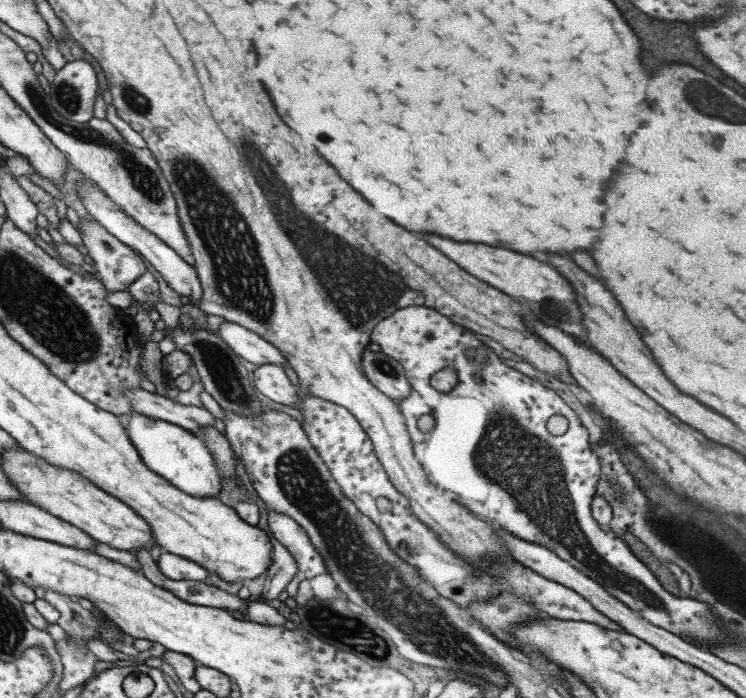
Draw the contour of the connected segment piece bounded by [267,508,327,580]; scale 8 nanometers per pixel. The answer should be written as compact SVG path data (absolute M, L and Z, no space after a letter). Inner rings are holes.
M267 508L267 516L269 516L269 534L271 540L275 540L279 546L283 546L285 550L289 550L289 554L293 556L297 570L307 578L315 578L319 574L327 572L327 566L319 554L319 550L315 550L309 542L309 538L305 536L305 532L299 528L299 524L283 514L275 514Z

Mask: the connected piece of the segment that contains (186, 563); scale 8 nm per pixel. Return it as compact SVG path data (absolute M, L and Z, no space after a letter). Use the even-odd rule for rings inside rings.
M161 552L159 560L157 560L157 568L163 576L167 576L169 580L175 580L175 582L193 582L193 580L203 582L209 576L209 570L205 570L201 564L187 560L183 556L167 554L167 552Z

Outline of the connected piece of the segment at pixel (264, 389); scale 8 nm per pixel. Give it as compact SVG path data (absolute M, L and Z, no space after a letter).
M269 364L269 366L257 366L253 370L253 386L261 392L261 396L271 398L273 402L299 408L301 398L297 396L299 388L289 384L289 378L285 376L281 366Z

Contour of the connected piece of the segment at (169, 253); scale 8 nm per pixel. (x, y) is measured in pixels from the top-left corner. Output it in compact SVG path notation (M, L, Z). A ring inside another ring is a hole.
M81 180L81 182L77 184L77 192L81 194L81 202L83 202L85 210L89 212L89 216L91 216L97 224L101 224L109 234L113 234L117 240L121 240L123 244L127 244L129 248L133 248L135 254L139 254L139 256L147 262L147 266L149 266L151 272L159 272L159 276L167 282L167 286L169 286L173 292L177 292L179 296L189 298L189 304L191 304L191 306L195 306L195 304L201 300L203 290L201 290L201 282L199 282L199 278L197 278L195 268L193 268L191 264L183 262L183 260L175 254L175 250L171 250L167 244L163 244L155 234L151 234L151 232L147 232L145 228L141 228L141 226L139 226L133 218L129 218L115 202L111 202L105 192L99 192L99 188L93 188L93 186L89 186L89 184L83 184L83 180Z

